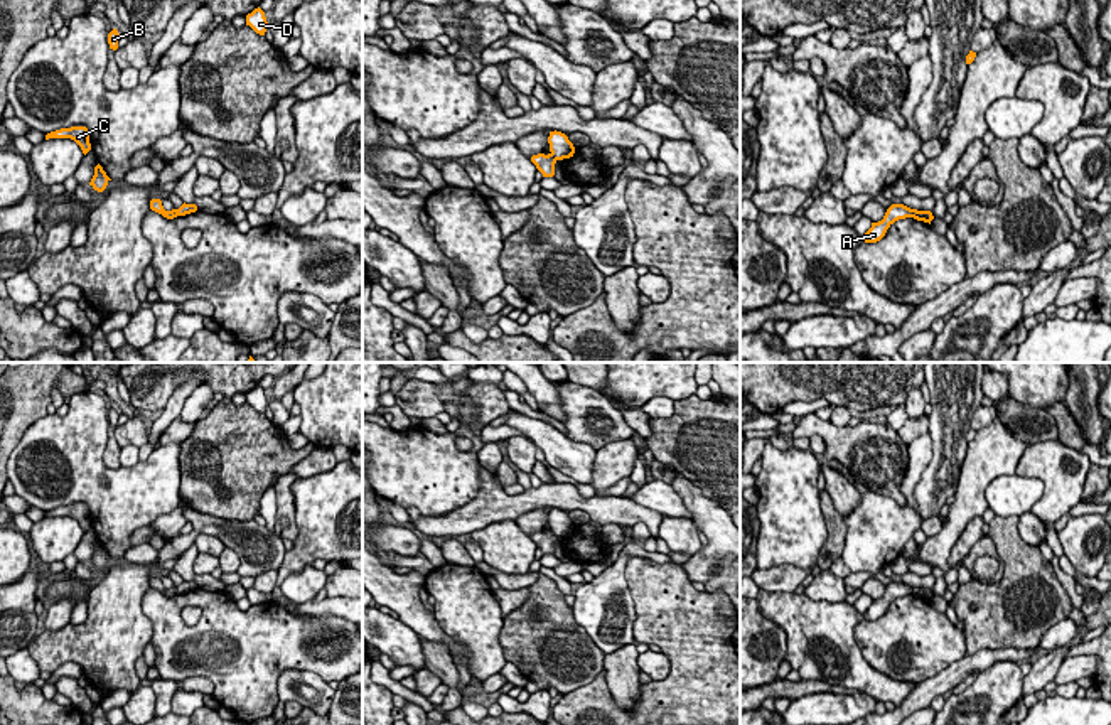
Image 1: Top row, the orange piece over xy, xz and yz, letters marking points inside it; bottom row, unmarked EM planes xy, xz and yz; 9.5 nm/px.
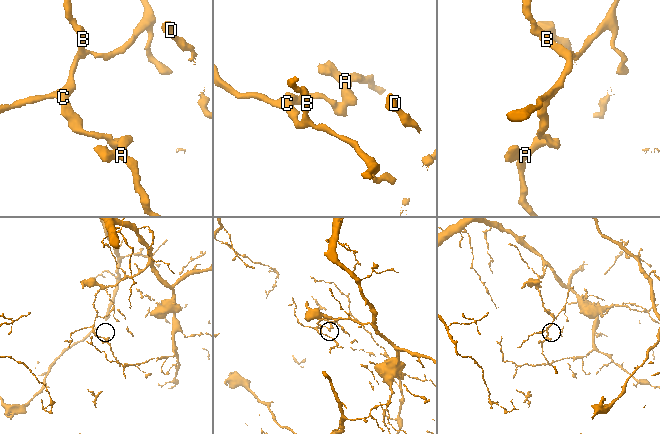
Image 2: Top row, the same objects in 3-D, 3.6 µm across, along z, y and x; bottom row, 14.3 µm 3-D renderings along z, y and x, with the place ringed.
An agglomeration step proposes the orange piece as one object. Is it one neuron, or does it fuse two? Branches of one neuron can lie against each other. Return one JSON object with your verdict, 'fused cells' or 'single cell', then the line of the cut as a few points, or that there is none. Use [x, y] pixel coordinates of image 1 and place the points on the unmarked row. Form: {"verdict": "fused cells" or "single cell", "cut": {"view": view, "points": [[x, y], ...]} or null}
{"verdict": "fused cells", "cut": {"view": "xz", "points": [[550, 531], [558, 537]]}}

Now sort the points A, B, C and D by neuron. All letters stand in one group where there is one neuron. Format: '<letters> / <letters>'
A D / B C

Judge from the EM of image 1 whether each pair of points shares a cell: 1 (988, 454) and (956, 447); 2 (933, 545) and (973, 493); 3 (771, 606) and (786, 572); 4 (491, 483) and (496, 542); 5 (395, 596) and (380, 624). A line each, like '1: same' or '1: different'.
1: different
2: same
3: different
4: different
5: different

